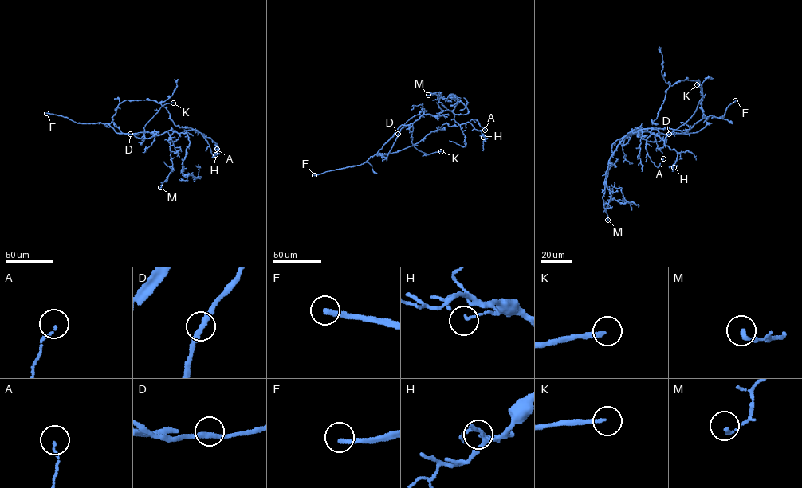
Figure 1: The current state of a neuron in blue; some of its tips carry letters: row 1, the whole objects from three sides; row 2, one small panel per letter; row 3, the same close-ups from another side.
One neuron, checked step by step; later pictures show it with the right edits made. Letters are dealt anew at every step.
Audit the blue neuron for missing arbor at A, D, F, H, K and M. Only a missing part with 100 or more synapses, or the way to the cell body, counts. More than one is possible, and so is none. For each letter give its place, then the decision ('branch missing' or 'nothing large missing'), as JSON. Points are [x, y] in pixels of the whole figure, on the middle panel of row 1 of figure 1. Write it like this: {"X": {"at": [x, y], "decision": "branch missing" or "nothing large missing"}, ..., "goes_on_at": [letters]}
{"A": {"at": [485, 130], "decision": "nothing large missing"}, "D": {"at": [398, 134], "decision": "nothing large missing"}, "F": {"at": [314, 175], "decision": "branch missing"}, "H": {"at": [483, 137], "decision": "nothing large missing"}, "K": {"at": [441, 151], "decision": "branch missing"}, "M": {"at": [428, 95], "decision": "nothing large missing"}, "goes_on_at": ["F", "K"]}

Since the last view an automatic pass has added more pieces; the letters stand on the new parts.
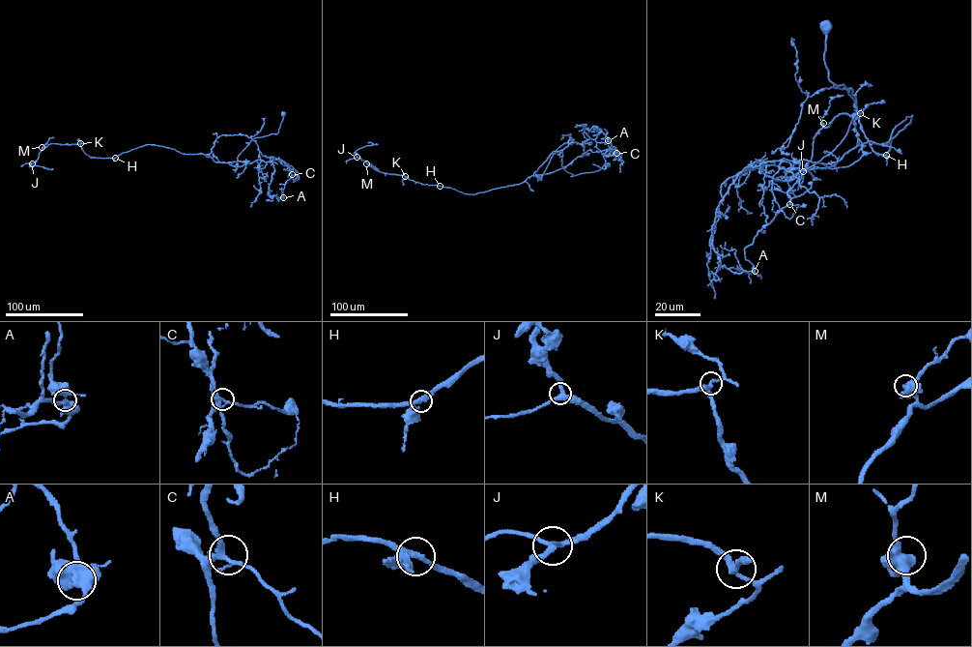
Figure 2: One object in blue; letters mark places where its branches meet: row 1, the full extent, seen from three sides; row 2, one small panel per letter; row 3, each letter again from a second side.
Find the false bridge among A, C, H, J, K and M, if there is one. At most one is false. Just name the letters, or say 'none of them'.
A

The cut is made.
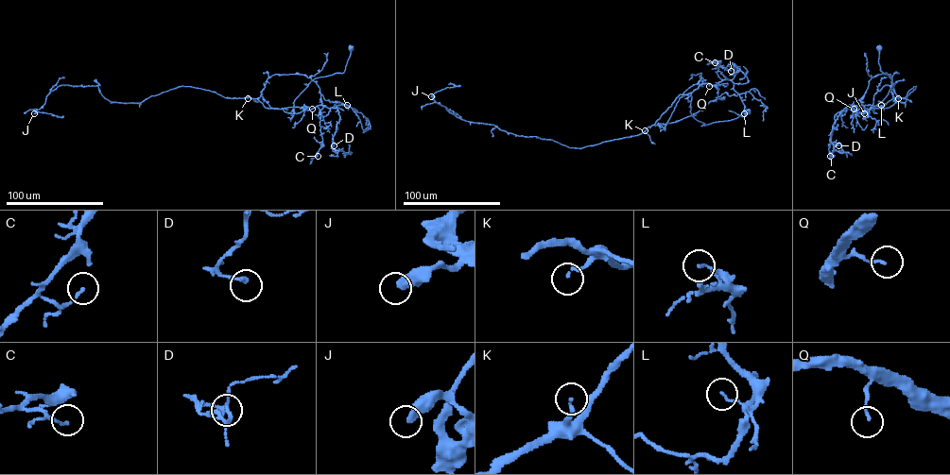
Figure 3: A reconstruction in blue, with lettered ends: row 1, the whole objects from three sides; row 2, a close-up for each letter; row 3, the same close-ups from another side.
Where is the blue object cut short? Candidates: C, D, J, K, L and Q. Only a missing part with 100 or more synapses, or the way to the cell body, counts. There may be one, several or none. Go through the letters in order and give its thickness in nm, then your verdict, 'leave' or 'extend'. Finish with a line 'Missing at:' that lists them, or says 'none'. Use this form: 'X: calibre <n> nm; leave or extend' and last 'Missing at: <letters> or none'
C: calibre 120 nm; leave
D: calibre 200 nm; leave
J: calibre 440 nm; leave
K: calibre 140 nm; leave
L: calibre 100 nm; leave
Q: calibre 120 nm; leave
Missing at: none

